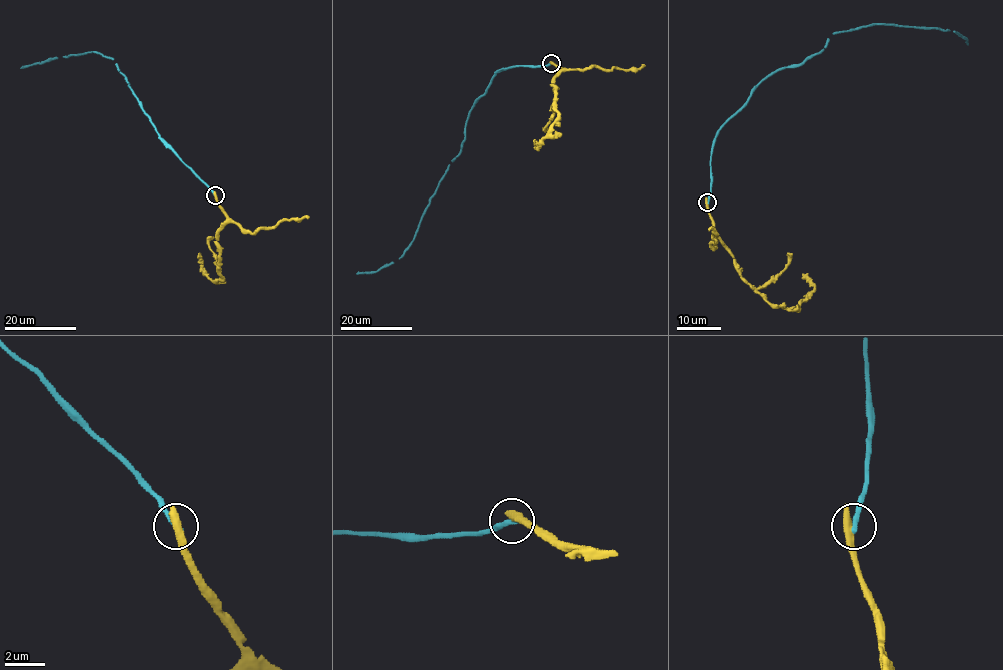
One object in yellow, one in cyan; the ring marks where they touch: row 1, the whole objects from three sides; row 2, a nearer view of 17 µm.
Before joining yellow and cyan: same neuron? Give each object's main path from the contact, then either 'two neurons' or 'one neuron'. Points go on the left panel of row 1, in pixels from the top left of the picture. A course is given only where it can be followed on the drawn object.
yellow via (215, 195), (226, 218), (216, 240), (222, 279), (212, 281), (204, 272), (199, 253) | cyan via (215, 195), (156, 132), (113, 59), (87, 52), (50, 58), (20, 68) | two neurons

